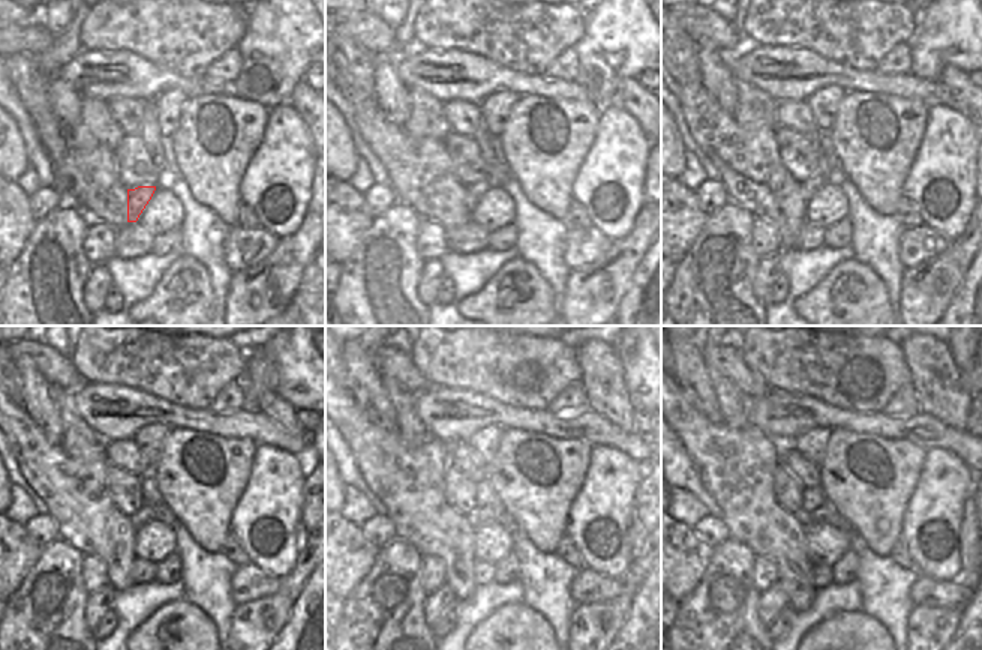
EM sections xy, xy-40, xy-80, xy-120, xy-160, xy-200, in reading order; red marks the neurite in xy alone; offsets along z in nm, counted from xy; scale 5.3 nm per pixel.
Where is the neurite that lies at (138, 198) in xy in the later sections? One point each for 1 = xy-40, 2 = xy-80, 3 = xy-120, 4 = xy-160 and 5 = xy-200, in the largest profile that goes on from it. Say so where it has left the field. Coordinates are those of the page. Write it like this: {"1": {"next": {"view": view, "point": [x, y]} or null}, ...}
{"1": {"next": {"view": "xy-40", "point": [474, 192]}}, "2": {"next": {"view": "xy-80", "point": [837, 176]}}, "3": {"next": {"view": "xy-120", "point": [162, 514]}}, "4": {"next": {"view": "xy-160", "point": [479, 517]}}, "5": {"next": {"view": "xy-200", "point": [828, 514]}}}

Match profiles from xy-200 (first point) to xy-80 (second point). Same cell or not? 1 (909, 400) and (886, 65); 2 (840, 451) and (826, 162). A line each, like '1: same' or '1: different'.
1: same
2: different

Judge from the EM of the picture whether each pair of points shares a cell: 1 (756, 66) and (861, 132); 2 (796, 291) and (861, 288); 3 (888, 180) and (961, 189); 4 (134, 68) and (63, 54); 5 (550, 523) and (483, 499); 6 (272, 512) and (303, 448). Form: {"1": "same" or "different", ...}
{"1": "different", "2": "different", "3": "different", "4": "different", "5": "different", "6": "different"}

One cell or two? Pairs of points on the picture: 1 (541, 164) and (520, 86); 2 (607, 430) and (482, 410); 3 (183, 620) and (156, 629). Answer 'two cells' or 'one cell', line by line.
1: two cells
2: one cell
3: one cell

